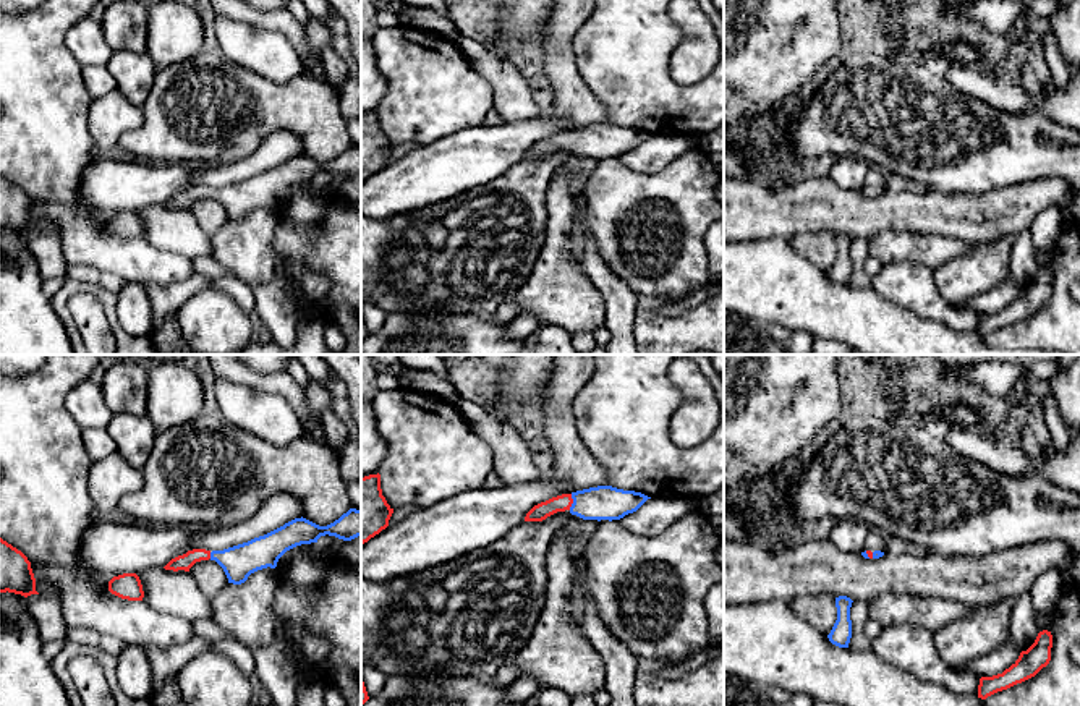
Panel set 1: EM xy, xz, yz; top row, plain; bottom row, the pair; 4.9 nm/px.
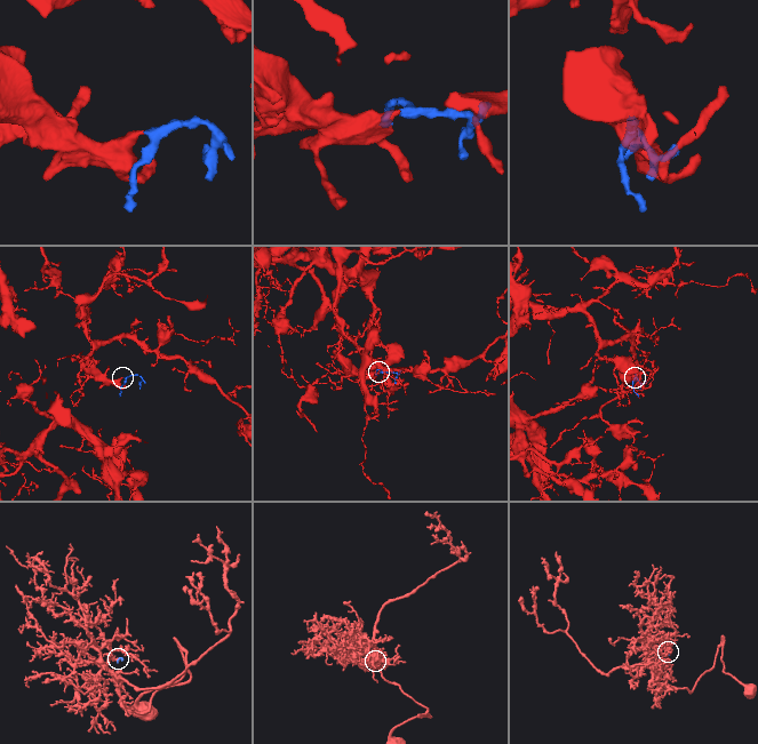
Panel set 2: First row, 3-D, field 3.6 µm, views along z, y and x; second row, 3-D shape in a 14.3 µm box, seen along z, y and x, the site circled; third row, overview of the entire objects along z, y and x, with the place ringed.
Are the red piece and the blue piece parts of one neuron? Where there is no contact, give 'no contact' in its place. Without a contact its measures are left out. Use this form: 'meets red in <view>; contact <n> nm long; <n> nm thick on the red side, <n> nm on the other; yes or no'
meets red in xz; contact 80 nm long; 90 nm thick on the red side, 180 nm on the other; yes

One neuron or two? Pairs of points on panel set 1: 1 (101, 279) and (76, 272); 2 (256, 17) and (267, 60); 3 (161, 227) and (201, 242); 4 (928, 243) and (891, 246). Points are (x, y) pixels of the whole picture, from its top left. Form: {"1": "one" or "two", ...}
{"1": "one", "2": "two", "3": "one", "4": "one"}

